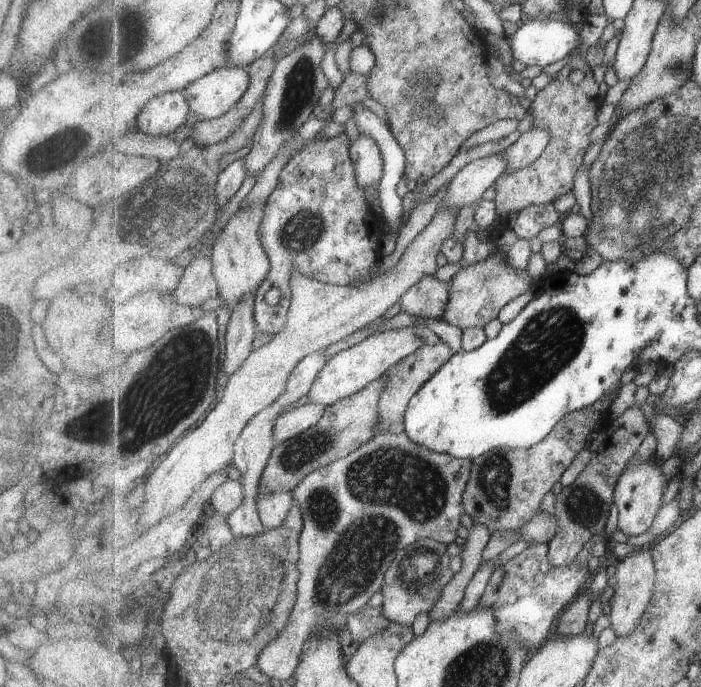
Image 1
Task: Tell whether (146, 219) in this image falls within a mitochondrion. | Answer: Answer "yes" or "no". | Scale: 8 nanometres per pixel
yes

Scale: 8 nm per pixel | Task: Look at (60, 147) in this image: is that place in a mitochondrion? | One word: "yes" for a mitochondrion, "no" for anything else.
yes

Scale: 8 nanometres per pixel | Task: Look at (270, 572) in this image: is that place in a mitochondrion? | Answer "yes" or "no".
yes

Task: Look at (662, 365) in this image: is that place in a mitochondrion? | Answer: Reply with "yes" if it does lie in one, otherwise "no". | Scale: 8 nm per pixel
no

